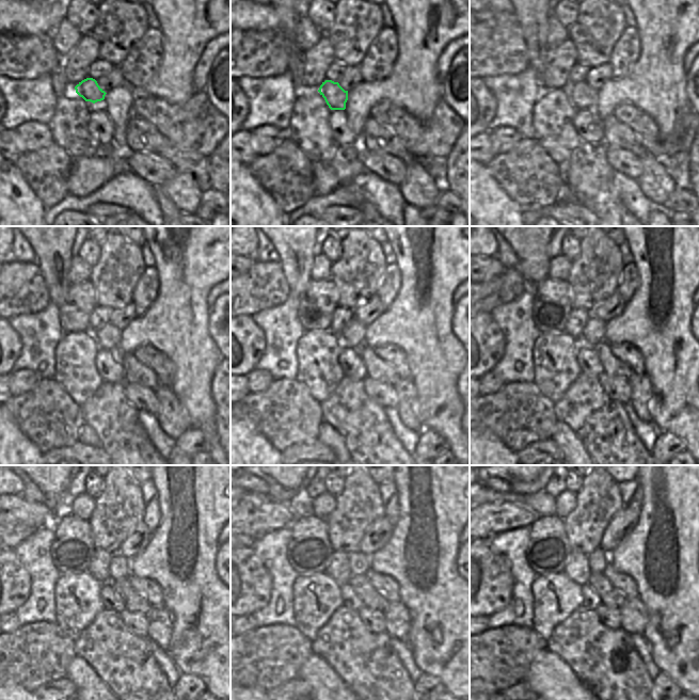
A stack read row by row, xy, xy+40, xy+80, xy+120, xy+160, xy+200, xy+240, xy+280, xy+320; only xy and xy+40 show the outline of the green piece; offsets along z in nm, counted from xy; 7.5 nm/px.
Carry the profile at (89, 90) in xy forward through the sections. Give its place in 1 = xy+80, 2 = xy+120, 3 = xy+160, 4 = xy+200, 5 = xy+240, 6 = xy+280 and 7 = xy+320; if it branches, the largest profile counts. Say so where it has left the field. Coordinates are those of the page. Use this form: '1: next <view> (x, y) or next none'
1: next xy+80 (584, 97)
2: next xy+120 (108, 336)
3: next xy+160 (353, 334)
4: next xy+200 (593, 332)
5: next xy+240 (118, 568)
6: next xy+280 (356, 568)
7: next xy+320 (594, 567)

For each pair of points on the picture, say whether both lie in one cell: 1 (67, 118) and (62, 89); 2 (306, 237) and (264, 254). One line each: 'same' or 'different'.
1: different
2: different

